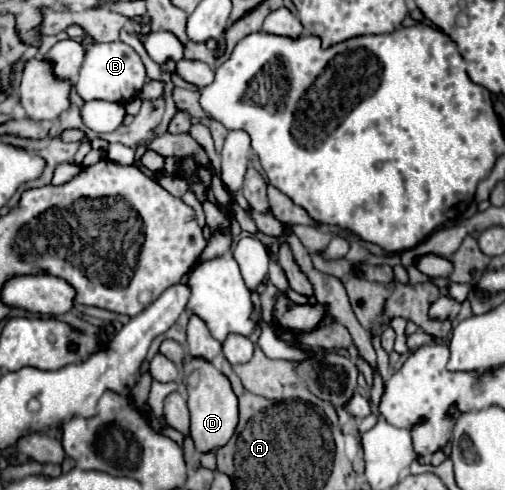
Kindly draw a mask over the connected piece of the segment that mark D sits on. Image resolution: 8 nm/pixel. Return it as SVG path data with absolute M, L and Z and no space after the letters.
M188 358L184 362L184 386L188 394L190 432L198 452L208 452L224 446L238 424L238 402L230 388L230 380L204 358Z

